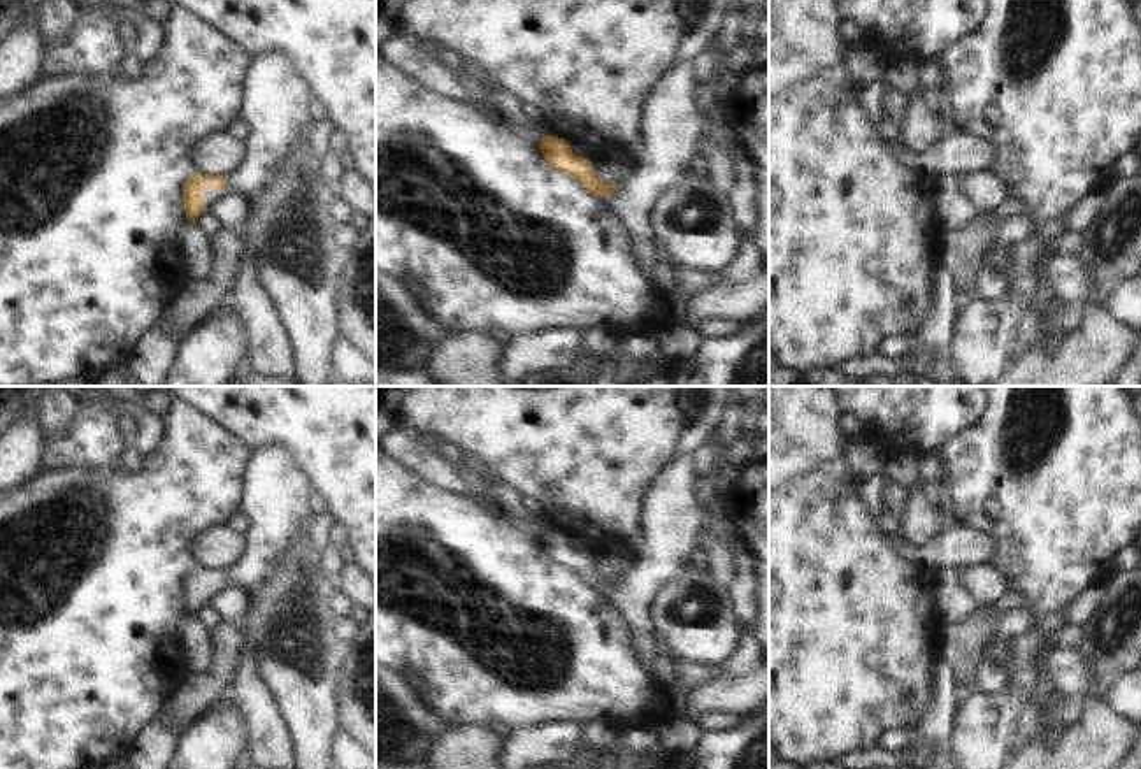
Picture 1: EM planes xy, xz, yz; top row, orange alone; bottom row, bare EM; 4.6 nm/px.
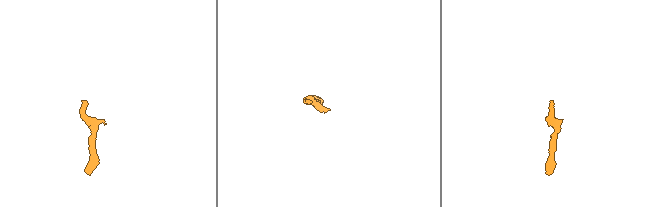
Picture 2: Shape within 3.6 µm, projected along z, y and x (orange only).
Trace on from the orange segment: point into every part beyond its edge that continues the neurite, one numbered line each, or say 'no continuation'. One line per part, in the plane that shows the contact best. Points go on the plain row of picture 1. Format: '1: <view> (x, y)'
1: xz (671, 524)

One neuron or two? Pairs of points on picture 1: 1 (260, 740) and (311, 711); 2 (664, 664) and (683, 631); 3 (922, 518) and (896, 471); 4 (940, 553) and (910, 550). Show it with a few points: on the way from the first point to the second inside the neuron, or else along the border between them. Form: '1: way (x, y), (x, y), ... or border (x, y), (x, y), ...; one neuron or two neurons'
1: border (269, 689), (294, 750); two neurons
2: border (657, 634), (683, 659); two neurons
3: way (918, 506), (918, 490), (908, 480); one neuron
4: way (932, 553), (917, 553); one neuron

